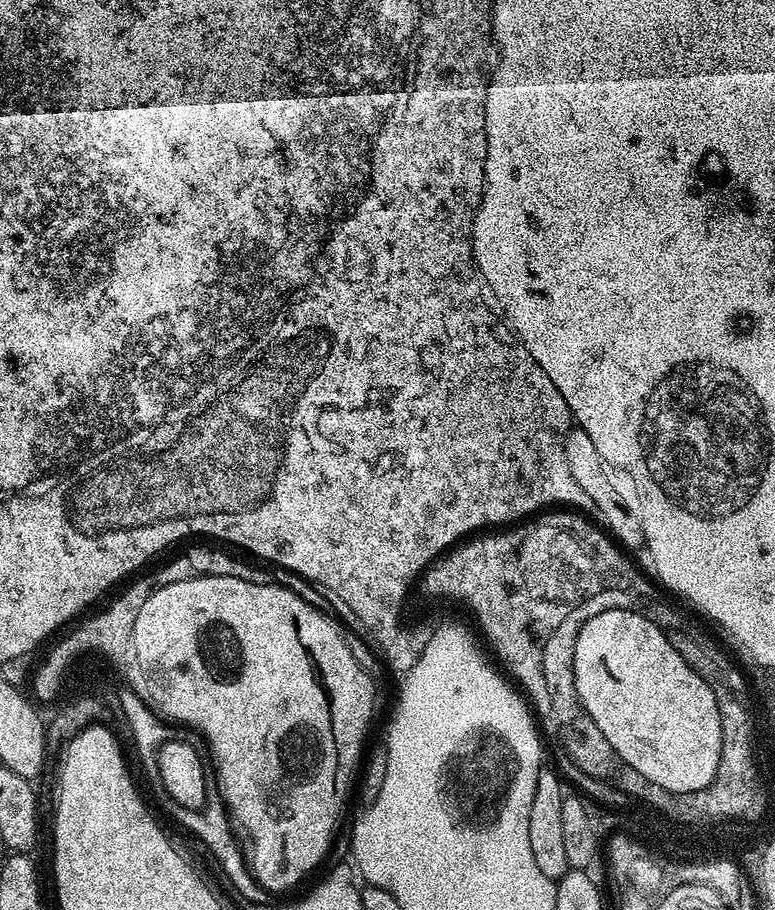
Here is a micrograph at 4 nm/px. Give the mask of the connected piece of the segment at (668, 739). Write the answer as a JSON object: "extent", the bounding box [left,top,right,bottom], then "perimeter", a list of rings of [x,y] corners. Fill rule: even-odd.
{"extent":[574,606,722,793],"perimeter":[[[627,606],[617,608],[604,608],[596,612],[577,631],[577,642],[574,645],[574,682],[577,686],[577,698],[583,708],[583,715],[588,716],[597,724],[598,730],[605,735],[610,742],[617,757],[627,767],[642,774],[652,782],[664,787],[672,793],[702,790],[712,784],[719,768],[719,754],[722,753],[722,723],[718,712],[718,702],[715,701],[715,694],[711,692],[711,684],[708,684],[698,674],[694,672],[682,660],[682,655],[674,650],[674,646],[668,641],[668,632],[660,628],[654,622],[650,622],[644,617],[643,611],[631,612]]]}

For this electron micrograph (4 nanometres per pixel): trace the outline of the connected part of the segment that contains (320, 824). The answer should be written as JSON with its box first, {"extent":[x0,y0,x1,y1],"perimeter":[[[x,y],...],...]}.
{"extent":[134,576,376,894],"perimeter":[[[199,576],[154,590],[154,594],[142,602],[138,618],[134,618],[134,654],[138,654],[140,676],[144,679],[143,700],[165,721],[177,720],[204,735],[204,740],[212,751],[212,760],[216,763],[214,780],[215,783],[216,780],[220,783],[218,795],[227,808],[233,829],[242,837],[247,866],[257,883],[270,894],[290,891],[303,876],[310,875],[327,858],[328,851],[332,848],[332,839],[336,836],[336,827],[340,824],[340,796],[346,795],[352,779],[353,784],[357,779],[366,752],[364,739],[368,736],[372,711],[376,708],[376,684],[372,681],[371,674],[360,665],[359,658],[352,653],[351,646],[344,641],[343,634],[318,609],[311,608],[306,601],[300,600],[298,593],[291,592],[288,588],[279,588],[278,584],[255,584],[242,578]]]}

